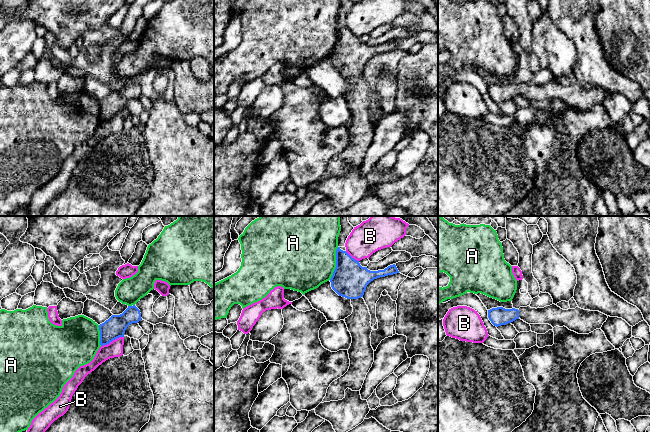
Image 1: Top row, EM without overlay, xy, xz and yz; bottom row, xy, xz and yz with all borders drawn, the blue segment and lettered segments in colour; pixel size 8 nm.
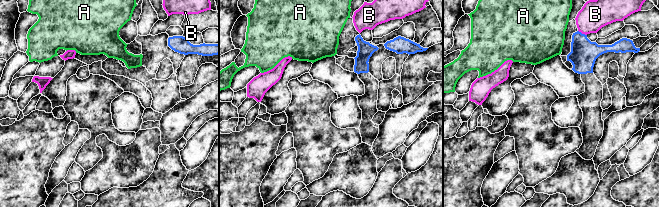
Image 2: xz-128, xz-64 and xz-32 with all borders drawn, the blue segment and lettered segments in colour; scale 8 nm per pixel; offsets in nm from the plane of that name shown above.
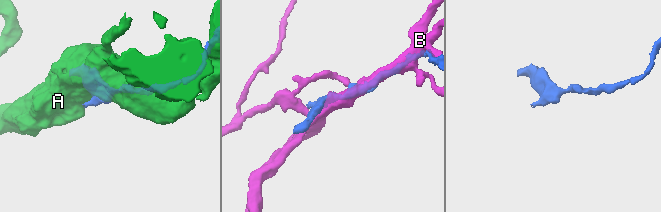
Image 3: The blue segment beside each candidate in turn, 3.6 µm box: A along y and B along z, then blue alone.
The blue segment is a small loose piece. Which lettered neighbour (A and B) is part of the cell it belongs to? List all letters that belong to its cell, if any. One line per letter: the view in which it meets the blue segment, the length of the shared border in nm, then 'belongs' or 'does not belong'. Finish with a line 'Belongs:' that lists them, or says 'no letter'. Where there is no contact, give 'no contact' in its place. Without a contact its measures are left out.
A: contact in xz; length 280 nm; does not belong
B: contact in xy; length 200 nm; does not belong
Belongs: no letter

